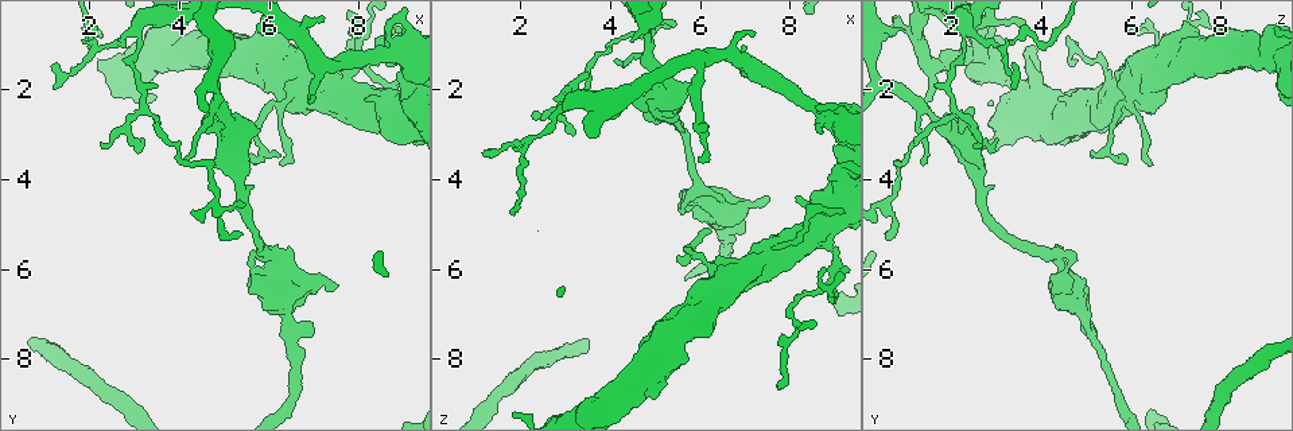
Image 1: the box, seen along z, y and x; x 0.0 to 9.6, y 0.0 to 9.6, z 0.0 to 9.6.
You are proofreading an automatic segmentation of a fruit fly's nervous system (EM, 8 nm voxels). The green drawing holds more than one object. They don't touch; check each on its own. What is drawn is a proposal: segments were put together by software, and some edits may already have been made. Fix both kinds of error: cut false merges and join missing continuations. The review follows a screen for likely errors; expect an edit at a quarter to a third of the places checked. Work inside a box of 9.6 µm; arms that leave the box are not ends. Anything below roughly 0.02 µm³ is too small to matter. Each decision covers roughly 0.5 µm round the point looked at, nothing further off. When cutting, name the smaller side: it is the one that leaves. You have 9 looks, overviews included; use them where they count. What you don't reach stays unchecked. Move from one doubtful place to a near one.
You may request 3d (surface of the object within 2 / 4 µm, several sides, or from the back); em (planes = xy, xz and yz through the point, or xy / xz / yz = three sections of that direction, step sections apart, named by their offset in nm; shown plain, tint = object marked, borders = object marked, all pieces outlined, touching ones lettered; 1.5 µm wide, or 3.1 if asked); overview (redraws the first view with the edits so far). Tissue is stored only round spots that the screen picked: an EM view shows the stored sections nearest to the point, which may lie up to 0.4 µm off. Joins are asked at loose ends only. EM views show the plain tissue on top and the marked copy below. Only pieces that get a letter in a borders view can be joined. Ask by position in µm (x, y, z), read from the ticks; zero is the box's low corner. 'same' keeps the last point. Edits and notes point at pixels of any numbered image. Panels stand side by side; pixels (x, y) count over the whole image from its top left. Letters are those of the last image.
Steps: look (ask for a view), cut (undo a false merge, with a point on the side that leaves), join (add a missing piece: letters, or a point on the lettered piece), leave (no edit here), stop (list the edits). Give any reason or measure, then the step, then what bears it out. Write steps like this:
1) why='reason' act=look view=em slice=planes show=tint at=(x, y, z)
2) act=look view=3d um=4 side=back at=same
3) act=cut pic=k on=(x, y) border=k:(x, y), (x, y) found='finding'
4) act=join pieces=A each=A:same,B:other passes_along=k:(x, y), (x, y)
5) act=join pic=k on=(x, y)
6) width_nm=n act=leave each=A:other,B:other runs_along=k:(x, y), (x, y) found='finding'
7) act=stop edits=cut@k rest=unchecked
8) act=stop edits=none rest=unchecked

why='free end' act=look view=3d um=2 at=(3.20, 3.15, 3.00)

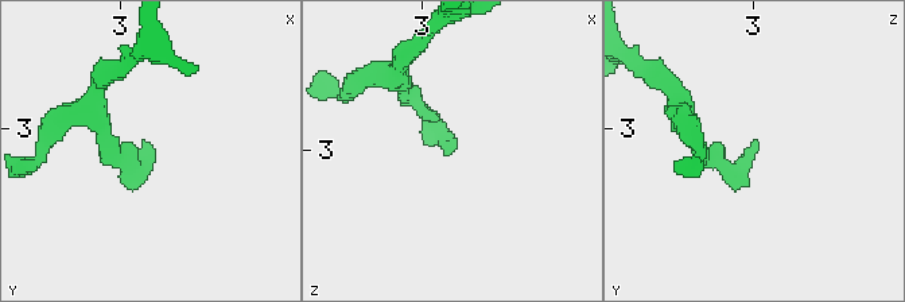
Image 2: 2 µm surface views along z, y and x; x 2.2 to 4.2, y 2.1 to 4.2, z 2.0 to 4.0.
act=look view=em um=3.1 slice=planes show=borders at=(3.18, 3.10, 2.98)

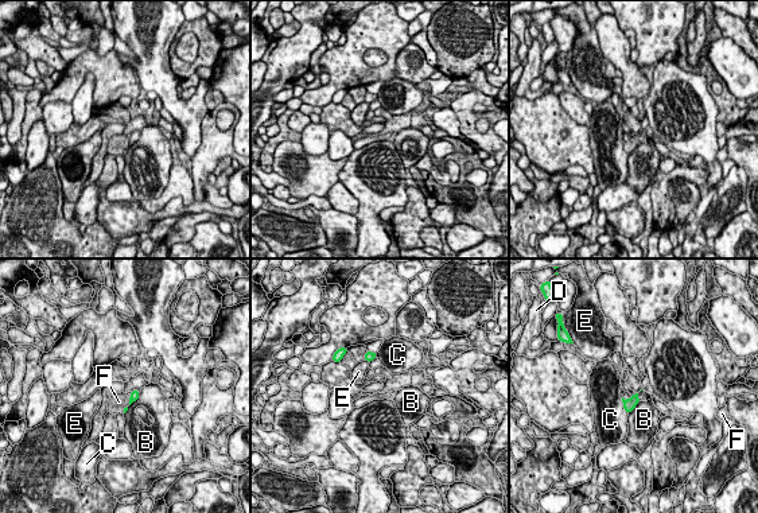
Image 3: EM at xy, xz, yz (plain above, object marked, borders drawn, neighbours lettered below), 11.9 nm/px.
longest_contact=B:340nm act=leave each=B:other,C:other,D:other,E:other,F:other border=3:(140, 392), (124, 414) found='no lettered piece goes on from it'

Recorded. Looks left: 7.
why='two arms in line, one across' act=look view=em slice=planes show=borders at=(5.25, 2.80, 1.75)

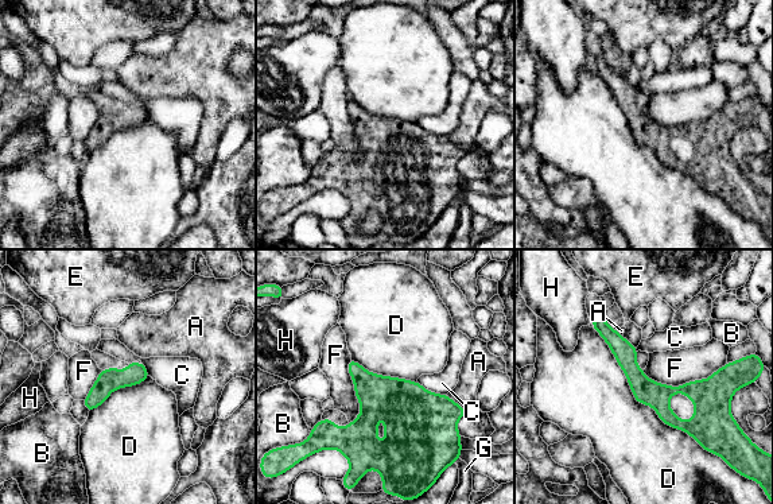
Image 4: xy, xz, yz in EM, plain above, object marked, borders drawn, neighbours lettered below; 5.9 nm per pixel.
act=leave each=A:other,B:other,C:other,D:other,E:other,F:other,G:other,H:other border=4:(590, 324), (633, 396), (703, 448) found='one cell here'

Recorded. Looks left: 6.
act=look view=em slice=planes show=borders at=(2.40, 0.95, 2.95)

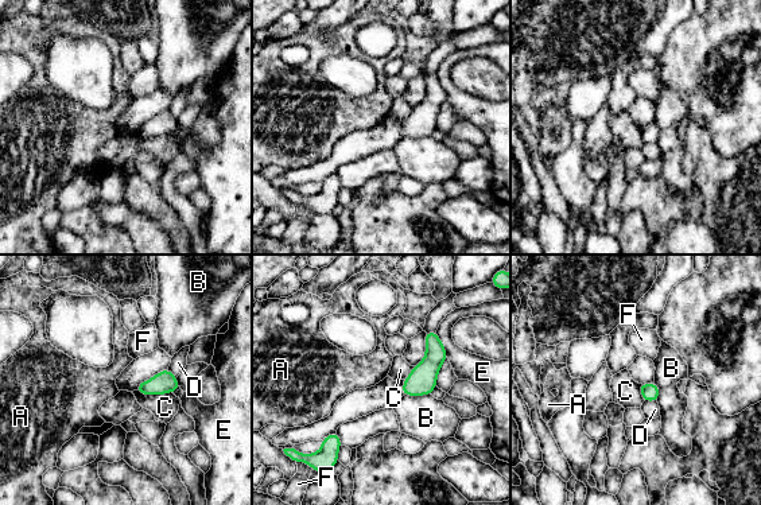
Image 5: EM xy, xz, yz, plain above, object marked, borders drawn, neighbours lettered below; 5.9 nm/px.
act=leave each=A:other,B:other,C:other,D:other,E:other,F:other border=5:(644, 400), (656, 401) found='continuous, no second cell'

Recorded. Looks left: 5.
why='thick end' act=look view=3d um=4 side=back at=(8.65, 0.70, 2.95)

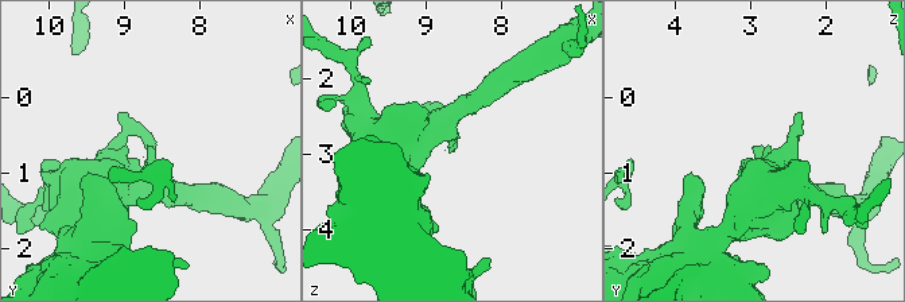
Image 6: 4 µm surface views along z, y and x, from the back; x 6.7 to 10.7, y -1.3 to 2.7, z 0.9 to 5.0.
act=look view=em slice=yz step=8 show=borders at=(8.70, 0.65, 2.95)

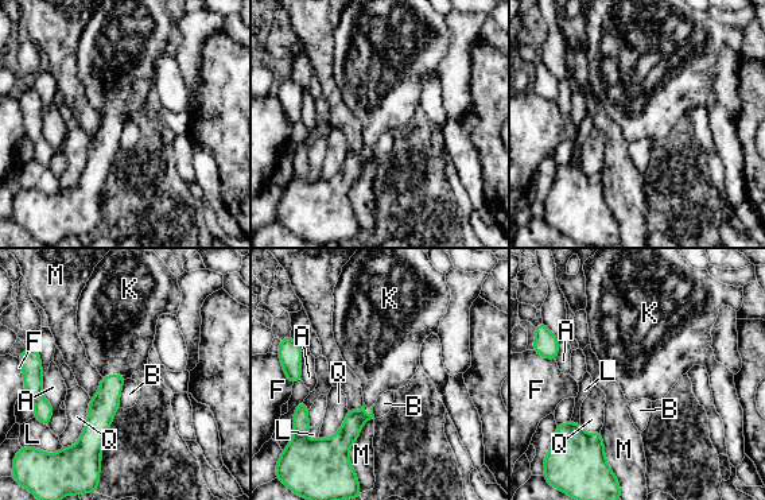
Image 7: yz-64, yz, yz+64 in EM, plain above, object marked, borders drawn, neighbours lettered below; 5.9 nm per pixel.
why='another direction' act=look view=em slice=planes show=borders at=same

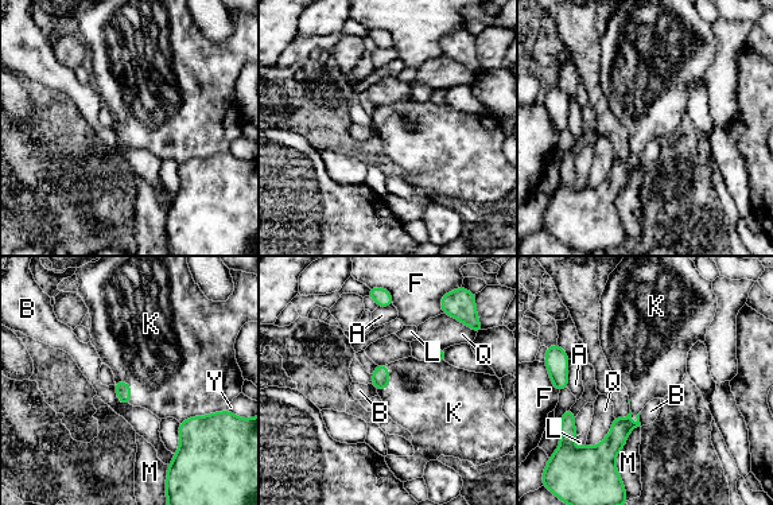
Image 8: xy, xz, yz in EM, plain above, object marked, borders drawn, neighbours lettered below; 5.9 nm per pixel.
act=join pieces=K each=A:other,B:other,F:other,K:same,L:other,M:other,Q:other,Y:other found='it goes on there'

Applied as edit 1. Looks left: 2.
act=stop edits=join@8 rest=unchecked

